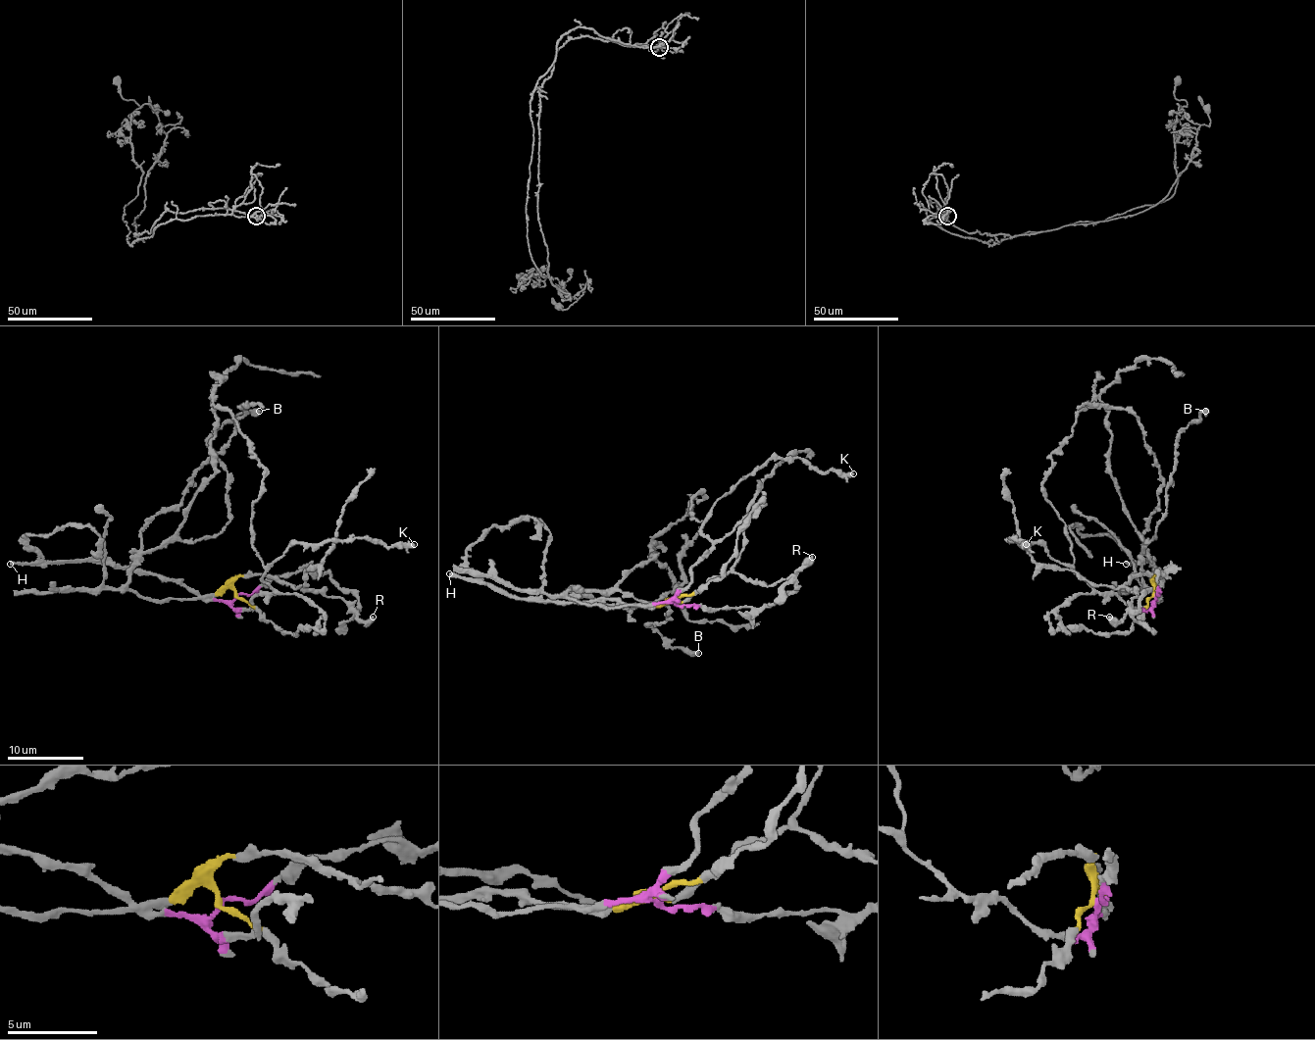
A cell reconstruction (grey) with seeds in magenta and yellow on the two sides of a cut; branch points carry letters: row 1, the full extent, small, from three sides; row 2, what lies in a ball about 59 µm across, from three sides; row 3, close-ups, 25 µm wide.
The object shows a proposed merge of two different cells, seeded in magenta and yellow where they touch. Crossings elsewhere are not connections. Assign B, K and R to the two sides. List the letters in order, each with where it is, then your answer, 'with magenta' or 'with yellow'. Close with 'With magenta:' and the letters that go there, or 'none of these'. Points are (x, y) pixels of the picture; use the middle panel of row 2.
B: place (698, 653); with yellow
K: place (853, 473); with magenta
R: place (812, 557); with yellow
With magenta: K

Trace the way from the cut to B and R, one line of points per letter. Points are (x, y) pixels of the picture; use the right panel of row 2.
B: (1154, 595), (1156, 589), (1160, 598), (1146, 587), (1142, 543), (1152, 537), (1166, 511), (1177, 435), (1206, 411)
R: (1154, 595), (1154, 575), (1135, 575), (1126, 585), (1137, 597), (1132, 608), (1118, 621), (1108, 616)

